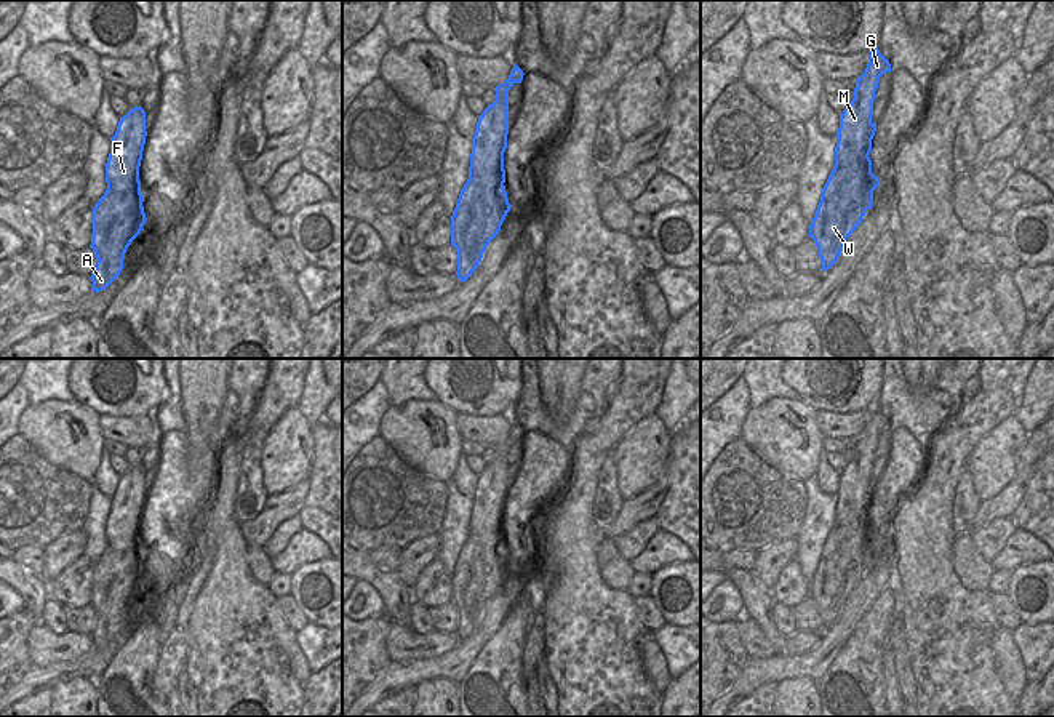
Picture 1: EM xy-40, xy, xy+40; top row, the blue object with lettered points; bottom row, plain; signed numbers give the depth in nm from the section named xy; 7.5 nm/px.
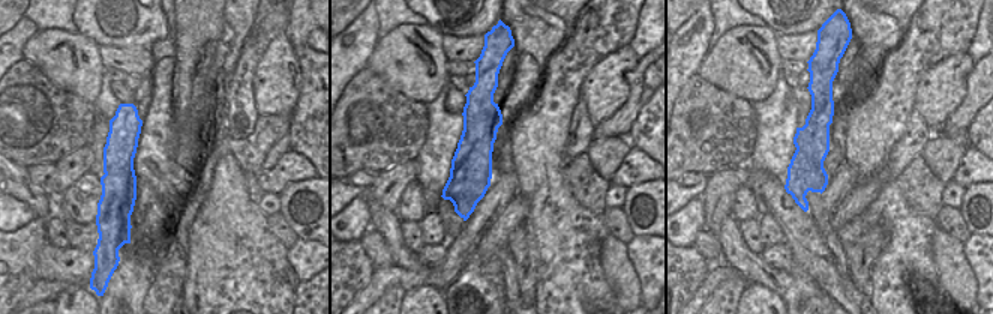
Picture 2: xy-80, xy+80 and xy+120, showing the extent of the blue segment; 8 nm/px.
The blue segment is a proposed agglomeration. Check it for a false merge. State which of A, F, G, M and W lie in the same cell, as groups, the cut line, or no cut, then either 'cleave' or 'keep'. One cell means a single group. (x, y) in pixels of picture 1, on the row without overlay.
groups A W / F G M; cut xy-40 (138, 530), (128, 548), (107, 546); cleave

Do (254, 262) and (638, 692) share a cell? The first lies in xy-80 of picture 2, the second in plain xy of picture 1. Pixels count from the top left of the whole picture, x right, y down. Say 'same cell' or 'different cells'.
same cell

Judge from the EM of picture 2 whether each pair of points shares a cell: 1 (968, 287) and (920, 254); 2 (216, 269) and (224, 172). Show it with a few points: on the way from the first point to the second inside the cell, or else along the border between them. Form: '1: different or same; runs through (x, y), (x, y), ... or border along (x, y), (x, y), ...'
1: different; border along (935, 229), (932, 259), (938, 284), (936, 293)
2: same; runs through (224, 245), (224, 196)

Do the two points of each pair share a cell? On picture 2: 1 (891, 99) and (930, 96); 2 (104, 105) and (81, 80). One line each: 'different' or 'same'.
1: different
2: different

